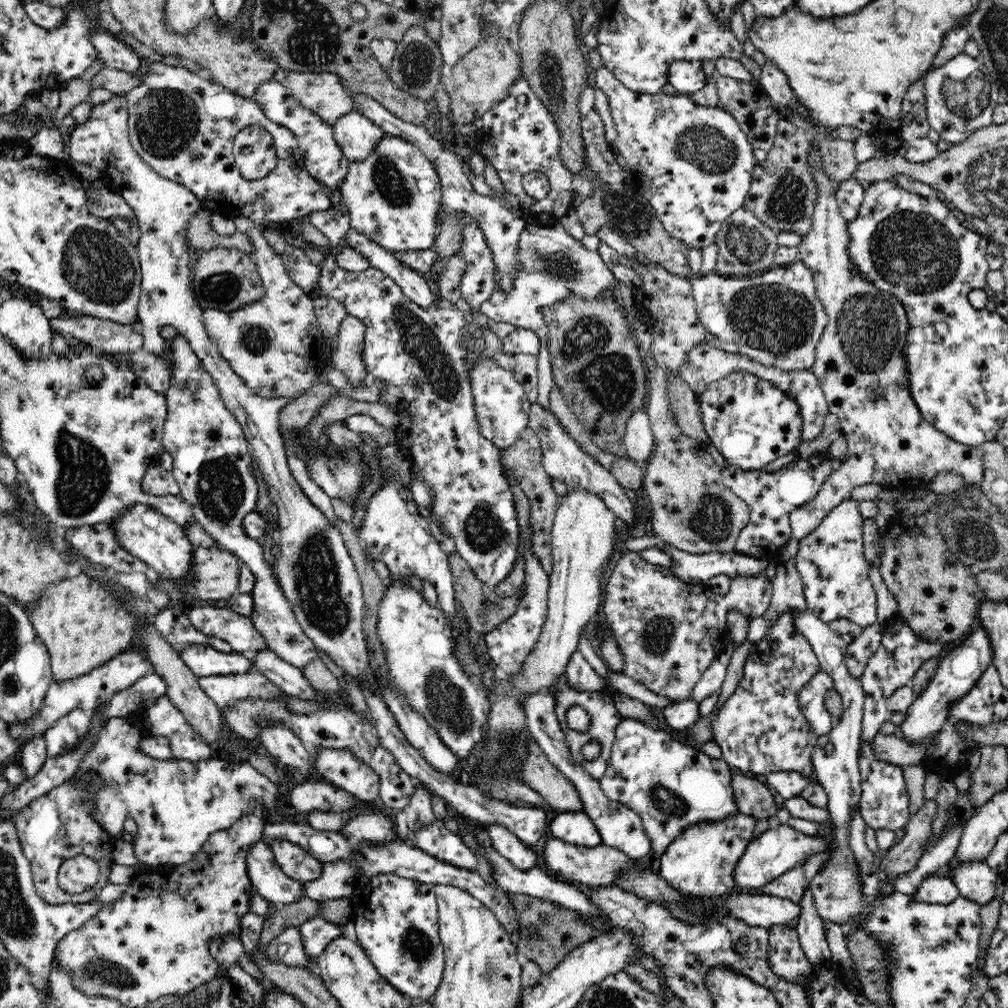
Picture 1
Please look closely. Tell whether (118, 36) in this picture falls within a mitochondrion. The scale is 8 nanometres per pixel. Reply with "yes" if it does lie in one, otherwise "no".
no

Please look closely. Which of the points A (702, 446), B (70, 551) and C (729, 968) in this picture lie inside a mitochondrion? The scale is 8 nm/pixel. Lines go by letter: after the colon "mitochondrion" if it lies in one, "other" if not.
A: other
B: other
C: other

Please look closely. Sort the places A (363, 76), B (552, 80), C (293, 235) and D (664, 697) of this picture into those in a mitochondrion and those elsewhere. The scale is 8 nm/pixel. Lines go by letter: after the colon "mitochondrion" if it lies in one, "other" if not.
A: other
B: mitochondrion
C: other
D: other

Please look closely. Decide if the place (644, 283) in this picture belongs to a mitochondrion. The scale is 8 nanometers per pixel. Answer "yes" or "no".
no

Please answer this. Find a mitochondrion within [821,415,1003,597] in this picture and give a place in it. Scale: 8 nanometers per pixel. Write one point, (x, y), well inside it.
(974, 537)

